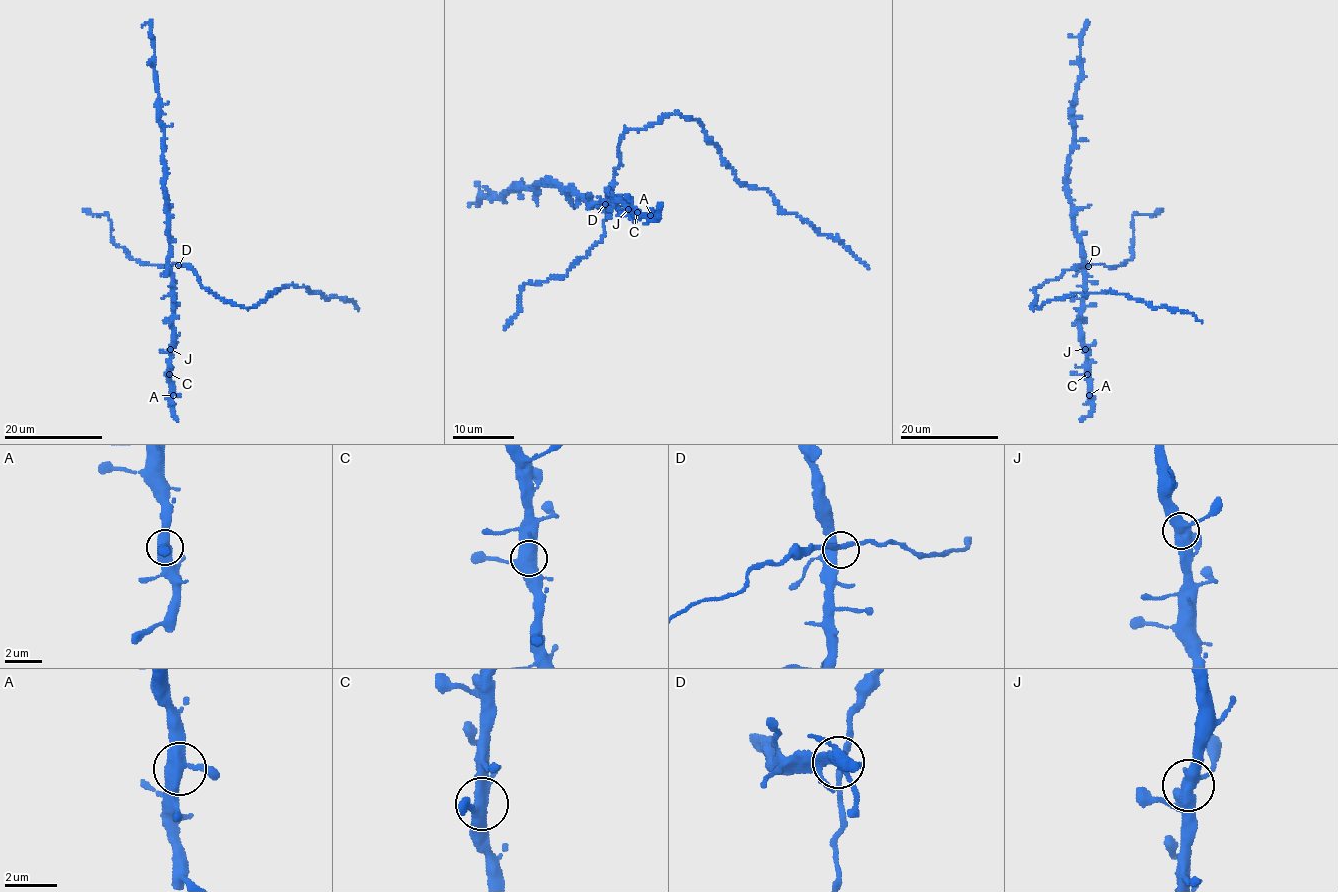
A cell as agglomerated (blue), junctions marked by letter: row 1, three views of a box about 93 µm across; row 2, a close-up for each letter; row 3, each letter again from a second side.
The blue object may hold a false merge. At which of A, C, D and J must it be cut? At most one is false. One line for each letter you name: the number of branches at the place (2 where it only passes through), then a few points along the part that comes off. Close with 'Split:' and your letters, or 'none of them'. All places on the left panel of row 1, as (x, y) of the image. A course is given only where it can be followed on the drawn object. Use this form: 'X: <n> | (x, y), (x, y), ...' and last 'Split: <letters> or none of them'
Split: none of them

